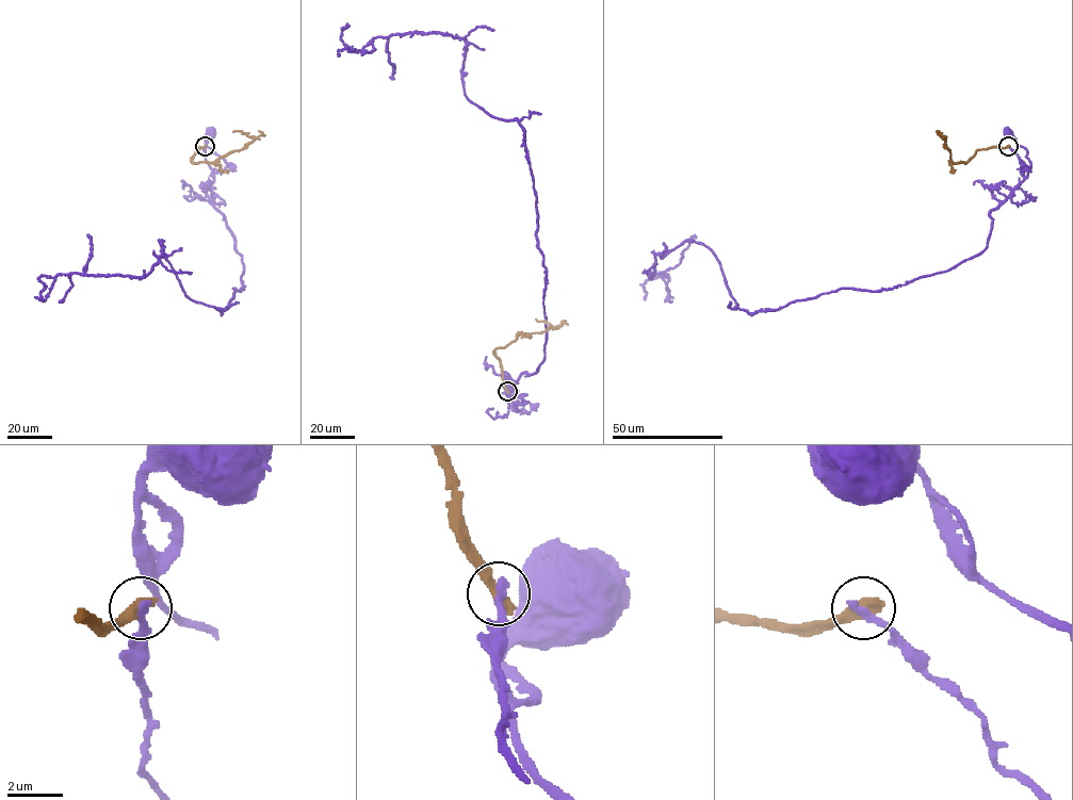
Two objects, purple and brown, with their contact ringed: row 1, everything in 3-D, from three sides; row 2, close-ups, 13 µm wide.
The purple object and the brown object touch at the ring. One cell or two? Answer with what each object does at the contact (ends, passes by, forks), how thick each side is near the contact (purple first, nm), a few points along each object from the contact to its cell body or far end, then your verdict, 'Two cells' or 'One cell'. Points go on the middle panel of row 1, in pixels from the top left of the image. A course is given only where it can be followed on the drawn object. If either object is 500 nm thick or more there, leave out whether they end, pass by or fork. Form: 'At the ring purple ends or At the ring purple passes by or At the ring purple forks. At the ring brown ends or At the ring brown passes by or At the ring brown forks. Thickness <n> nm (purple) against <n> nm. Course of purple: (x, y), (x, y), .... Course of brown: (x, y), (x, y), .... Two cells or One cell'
At the ring purple ends. At the ring brown ends. Thickness 320 nm (purple) against 480 nm. Course of purple: (507, 391), (510, 408), (529, 413), (523, 409), (516, 410), (509, 403), (507, 396), (513, 390). Course of brown: (507, 391), (494, 350), (514, 342), (520, 333), (556, 328), (535, 319). Two cells

